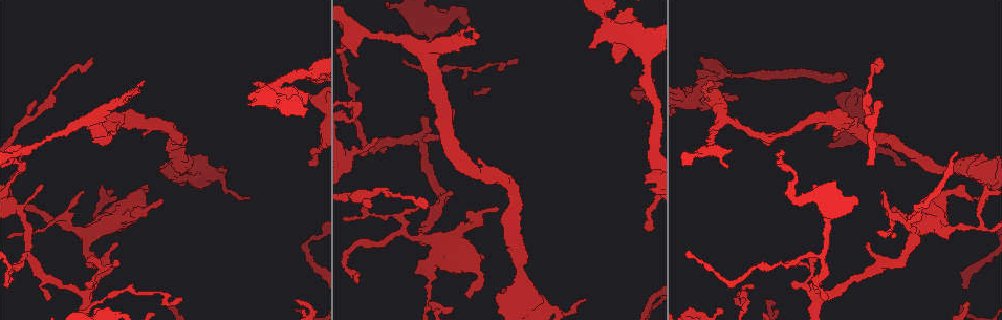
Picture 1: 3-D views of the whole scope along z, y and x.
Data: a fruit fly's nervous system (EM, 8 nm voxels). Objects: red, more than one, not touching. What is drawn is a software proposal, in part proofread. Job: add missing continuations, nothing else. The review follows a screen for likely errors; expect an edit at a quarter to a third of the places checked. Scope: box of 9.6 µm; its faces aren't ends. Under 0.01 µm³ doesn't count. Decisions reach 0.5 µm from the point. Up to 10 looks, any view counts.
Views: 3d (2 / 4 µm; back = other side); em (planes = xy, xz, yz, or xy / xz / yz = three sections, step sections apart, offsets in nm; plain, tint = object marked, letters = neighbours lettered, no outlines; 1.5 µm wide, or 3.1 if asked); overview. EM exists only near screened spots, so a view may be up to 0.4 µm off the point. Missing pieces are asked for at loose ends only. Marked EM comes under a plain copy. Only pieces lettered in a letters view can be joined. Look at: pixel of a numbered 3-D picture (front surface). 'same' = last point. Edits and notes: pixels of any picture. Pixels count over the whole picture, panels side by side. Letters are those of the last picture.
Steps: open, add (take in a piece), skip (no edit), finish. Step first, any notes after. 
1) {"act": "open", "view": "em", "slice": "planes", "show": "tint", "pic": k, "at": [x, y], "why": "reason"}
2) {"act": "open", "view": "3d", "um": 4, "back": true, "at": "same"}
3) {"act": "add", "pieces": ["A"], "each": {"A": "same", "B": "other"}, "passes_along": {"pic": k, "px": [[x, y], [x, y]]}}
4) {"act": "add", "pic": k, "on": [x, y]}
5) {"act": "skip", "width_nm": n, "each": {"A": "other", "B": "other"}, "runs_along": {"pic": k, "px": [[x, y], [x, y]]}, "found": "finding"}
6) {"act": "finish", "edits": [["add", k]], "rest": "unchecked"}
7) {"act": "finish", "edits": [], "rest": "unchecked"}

{"act": "open", "view": "em", "slice": "planes", "show": "tint", "pic": 1, "at": [880, 203], "why": "free end"}

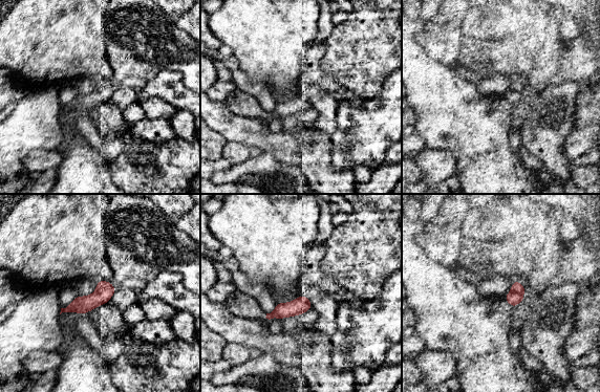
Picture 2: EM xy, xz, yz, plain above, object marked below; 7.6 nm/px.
{"act": "open", "view": "em", "slice": "planes", "show": "letters", "at": "same", "why": "what lies round it"}

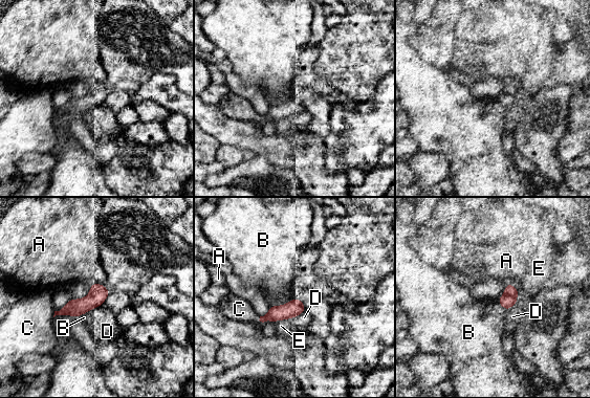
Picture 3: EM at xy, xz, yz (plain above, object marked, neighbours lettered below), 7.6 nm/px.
{"act": "skip", "longest_contact_nm": ["E", 160], "each": {"A": "other", "B": "other", "C": "other", "D": "other", "E": "other"}, "runs_along": {"pic": 3, "px": [[106, 292], [61, 312]]}, "found": "none of them fits"}

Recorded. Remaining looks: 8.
{"act": "open", "view": "3d", "um": 2, "pic": 1, "at": [647, 181], "why": "free end"}

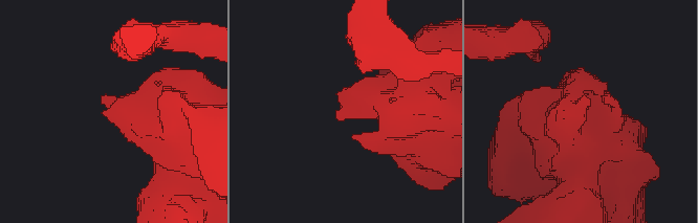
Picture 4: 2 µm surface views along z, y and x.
{"act": "open", "view": "em", "slice": "xy", "step": 4, "show": "tint", "pic": 4, "at": [110, 99], "why": "need the tissue"}

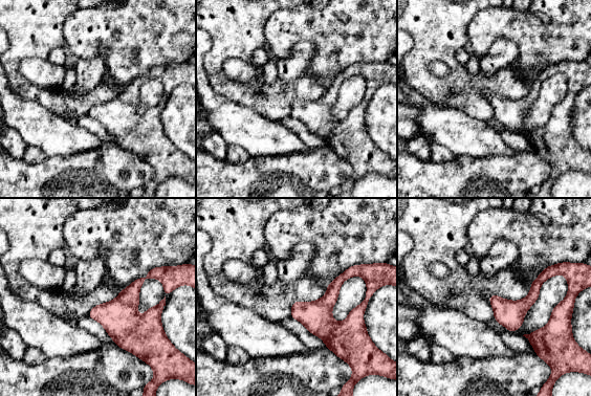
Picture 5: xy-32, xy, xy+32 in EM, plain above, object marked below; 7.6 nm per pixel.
{"act": "open", "view": "em", "slice": "planes", "show": "letters", "at": "same", "why": "cut it another way"}

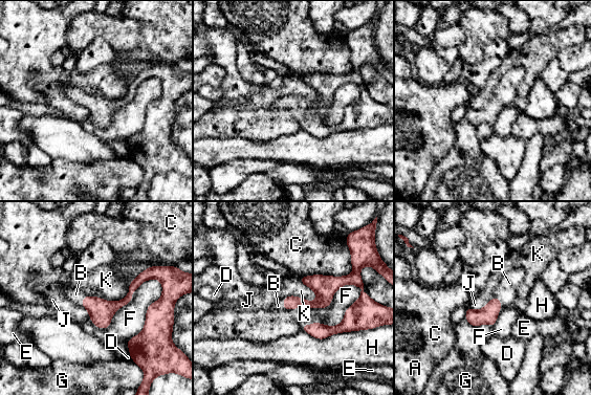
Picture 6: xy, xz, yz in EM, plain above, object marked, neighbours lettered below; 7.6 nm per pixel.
{"act": "add", "pieces": ["B"], "longest_contact_nm": ["H", 460], "each": {"A": "other", "B": "same", "C": "other", "D": "other", "E": "other", "F": "other", "G": "other", "H": "other", "J": "other", "K": "other"}, "passes_along": {"pic": 6, "px": [[101, 311], [85, 297], [75, 294]]}, "found": "it goes on there"}

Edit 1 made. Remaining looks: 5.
{"act": "open", "view": "em", "slice": "planes", "show": "letters", "pic": 1, "at": [90, 63], "why": "branch stops here"}

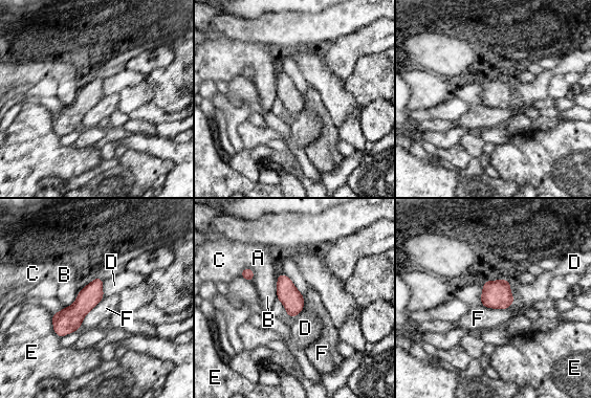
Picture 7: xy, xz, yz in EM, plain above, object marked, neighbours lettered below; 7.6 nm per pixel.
{"act": "skip", "width_nm": 170, "each": {"A": "other", "B": "other", "C": "other", "D": "other", "E": "other", "F": "other"}, "runs_along": {"pic": 7, "px": [[99, 281], [92, 293], [57, 330]]}, "found": "none of them fits"}

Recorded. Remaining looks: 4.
{"act": "open", "view": "em", "slice": "planes", "show": "letters", "pic": 1, "at": [310, 159], "why": "an open end"}

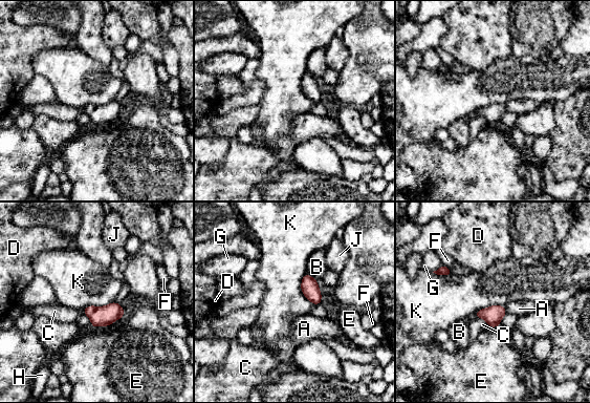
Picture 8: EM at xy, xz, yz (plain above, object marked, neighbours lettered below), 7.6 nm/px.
{"act": "skip", "each": {"A": "other", "B": "other", "C": "other", "D": "other", "E": "other", "F": "other", "G": "other", "H": "other", "J": "other", "K": "other"}, "border": {"pic": 8, "px": [[306, 272], [301, 292], [314, 305]]}, "found": "none of them fits"}

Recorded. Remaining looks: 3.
{"act": "finish", "edits": [["add", 6]], "rest": "unchecked"}

